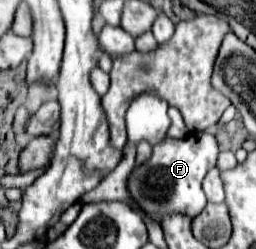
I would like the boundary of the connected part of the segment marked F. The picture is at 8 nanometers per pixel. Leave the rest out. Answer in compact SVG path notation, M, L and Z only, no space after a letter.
M191 133L185 139L165 139L161 145L153 147L153 153L141 165L135 163L131 175L127 177L129 201L153 219L165 217L165 213L185 213L187 217L197 217L203 211L207 199L201 189L205 173L217 161L217 141L209 133Z

